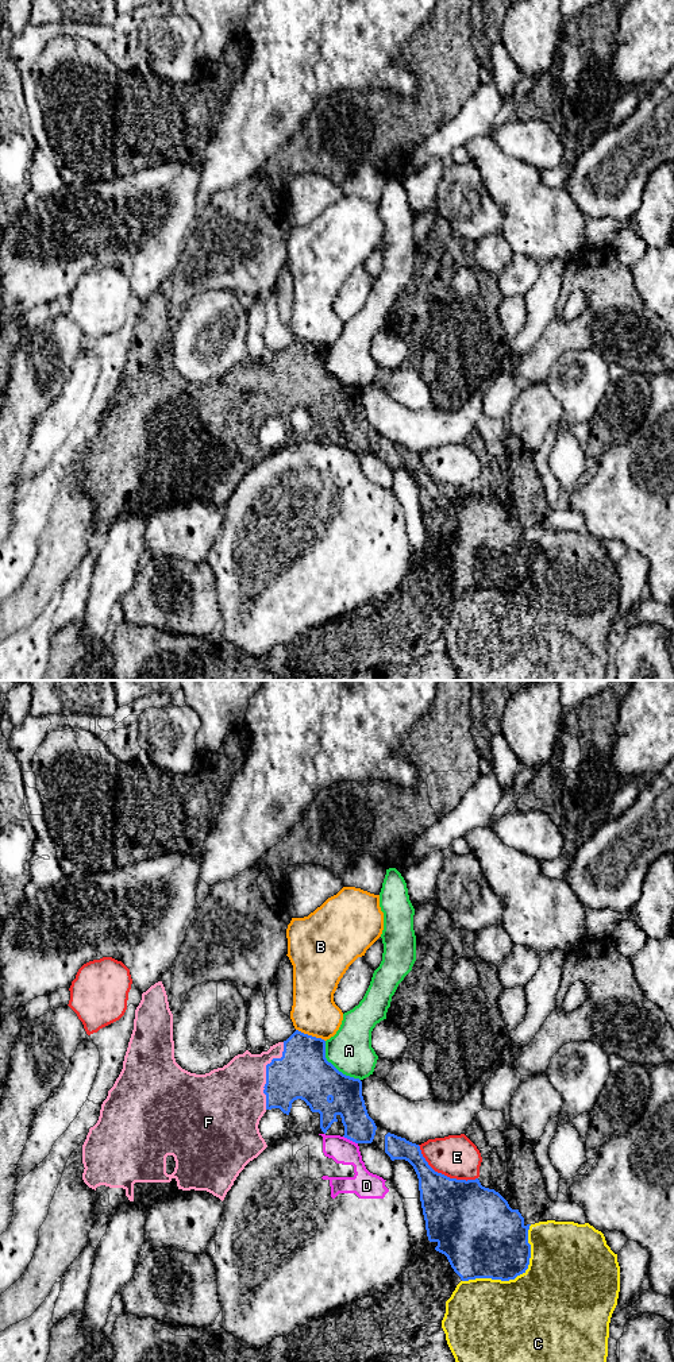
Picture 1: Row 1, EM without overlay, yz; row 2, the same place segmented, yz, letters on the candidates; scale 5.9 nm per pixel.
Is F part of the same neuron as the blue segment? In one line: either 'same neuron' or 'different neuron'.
same neuron

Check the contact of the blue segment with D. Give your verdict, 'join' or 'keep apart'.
keep apart

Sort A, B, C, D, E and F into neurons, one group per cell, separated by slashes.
A / B / C / D / E / F

